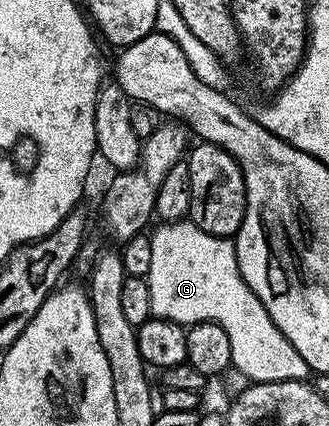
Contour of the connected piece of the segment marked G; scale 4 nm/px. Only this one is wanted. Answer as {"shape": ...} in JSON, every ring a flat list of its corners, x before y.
{"shape":[[182,220,180,222,161,222,154,234,148,235,151,244,151,268,147,281,151,288,151,312,155,318,166,318,177,322,186,328,196,322,214,322,227,332,227,340,231,340,232,369,238,370,250,383,254,382,295,382,310,377,309,365,295,352,295,348,275,328,267,308,247,288,243,276,239,272,237,263,237,248,233,238,220,238,211,236,211,232,203,232,193,222]]}

